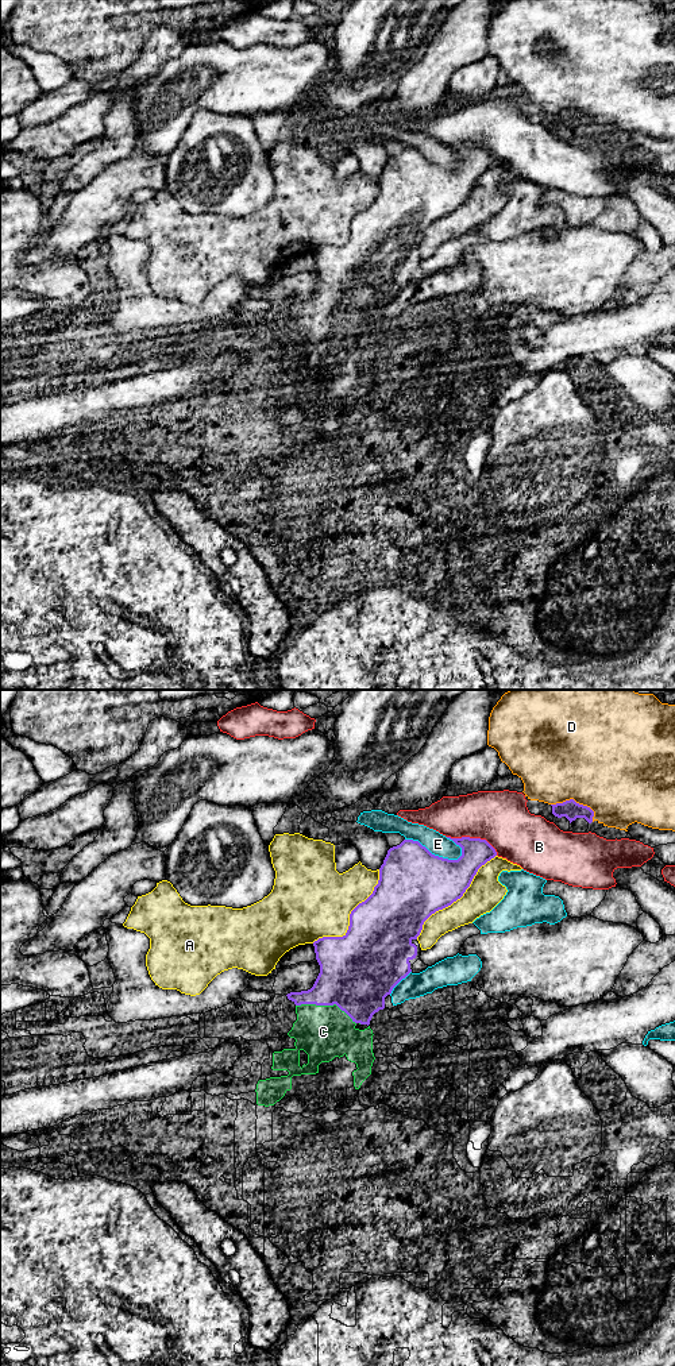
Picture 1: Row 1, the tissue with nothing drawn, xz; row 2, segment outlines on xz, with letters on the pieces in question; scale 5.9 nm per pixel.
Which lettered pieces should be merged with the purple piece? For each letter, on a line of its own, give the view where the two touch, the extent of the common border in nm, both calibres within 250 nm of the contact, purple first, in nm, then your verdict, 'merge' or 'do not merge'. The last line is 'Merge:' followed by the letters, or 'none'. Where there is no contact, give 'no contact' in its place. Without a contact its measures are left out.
A: meets purple in xz; contact 600 nm long; 420 nm thick on the purple side, 460 nm on the other; do not merge
B: meets purple in xz; contact 320 nm long; 190 nm thick on the purple side, 320 nm on the other; do not merge
C: meets purple in xz; contact 380 nm long; 420 nm thick on the purple side, 320 nm on the other; merge
D: meets purple in xz; contact 280 nm long; 110 nm thick on the purple side, 480 nm on the other; do not merge
E: meets purple in xz; contact 360 nm long; 420 nm thick on the purple side, 130 nm on the other; do not merge
Merge: C

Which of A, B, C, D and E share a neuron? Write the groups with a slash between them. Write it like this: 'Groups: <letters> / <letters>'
Groups: A / B / C / D / E

